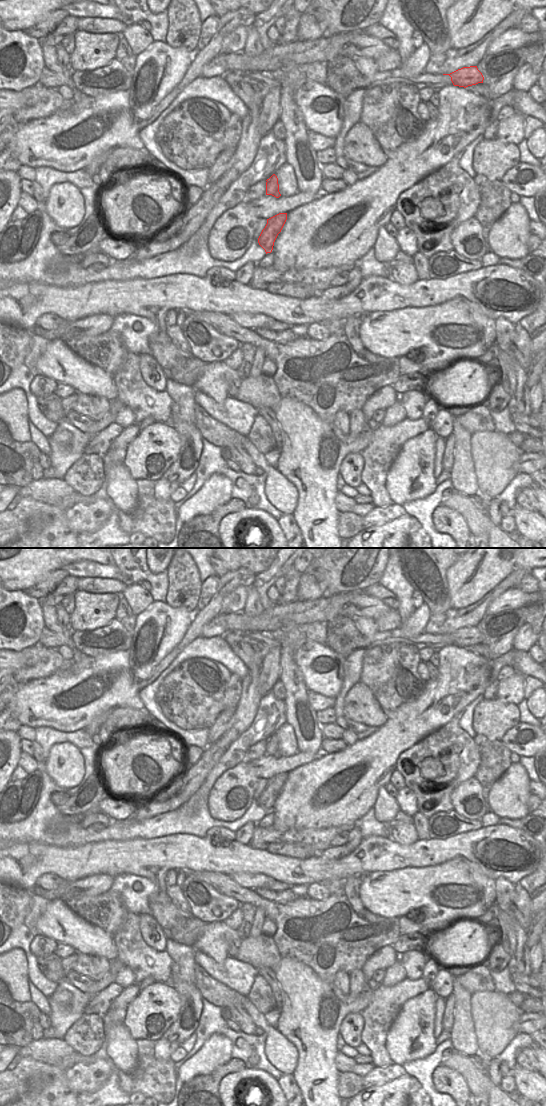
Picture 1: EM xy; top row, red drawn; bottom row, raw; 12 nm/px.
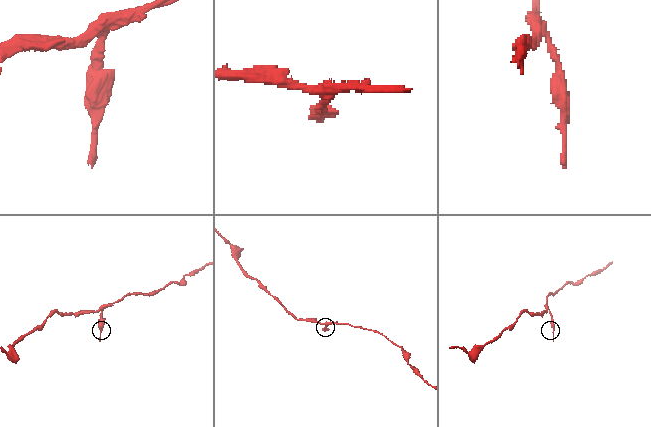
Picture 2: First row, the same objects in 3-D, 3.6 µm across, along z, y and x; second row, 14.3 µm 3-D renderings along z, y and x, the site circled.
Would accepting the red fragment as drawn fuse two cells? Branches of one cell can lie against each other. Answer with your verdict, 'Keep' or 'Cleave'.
Keep

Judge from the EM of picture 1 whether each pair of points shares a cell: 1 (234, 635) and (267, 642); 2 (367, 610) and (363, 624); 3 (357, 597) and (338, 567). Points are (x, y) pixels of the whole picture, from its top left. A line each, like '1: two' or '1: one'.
1: one
2: two
3: two

